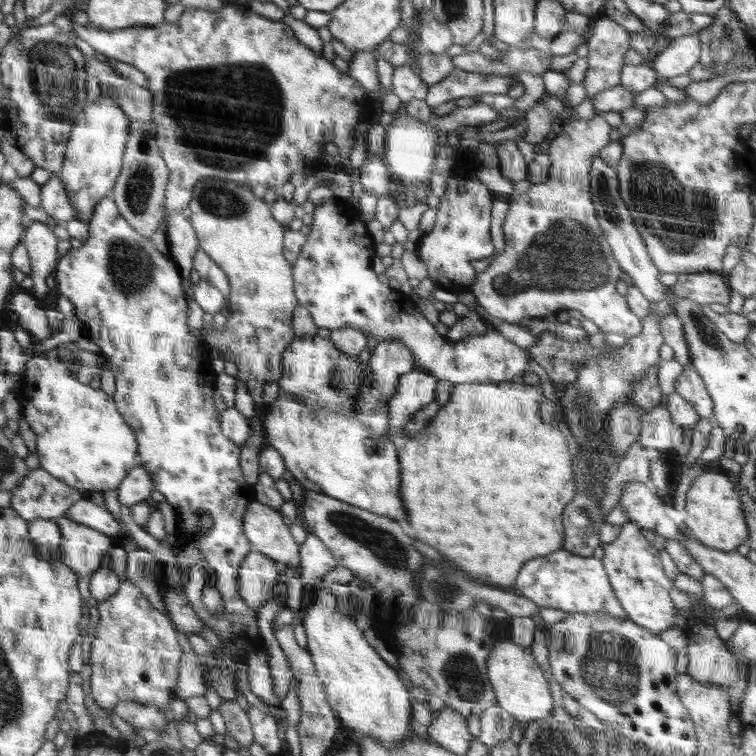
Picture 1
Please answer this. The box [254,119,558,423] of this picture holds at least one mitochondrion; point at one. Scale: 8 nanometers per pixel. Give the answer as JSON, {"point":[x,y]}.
{"point":[404,160]}

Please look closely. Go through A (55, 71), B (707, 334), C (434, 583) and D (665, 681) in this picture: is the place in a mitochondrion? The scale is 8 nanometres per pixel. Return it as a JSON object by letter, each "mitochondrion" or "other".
{"A":"mitochondrion","B":"mitochondrion","C":"mitochondrion","D":"other"}

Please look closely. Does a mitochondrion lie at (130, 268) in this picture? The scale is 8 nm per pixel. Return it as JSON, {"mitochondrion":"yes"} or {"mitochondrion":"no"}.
{"mitochondrion":"yes"}

